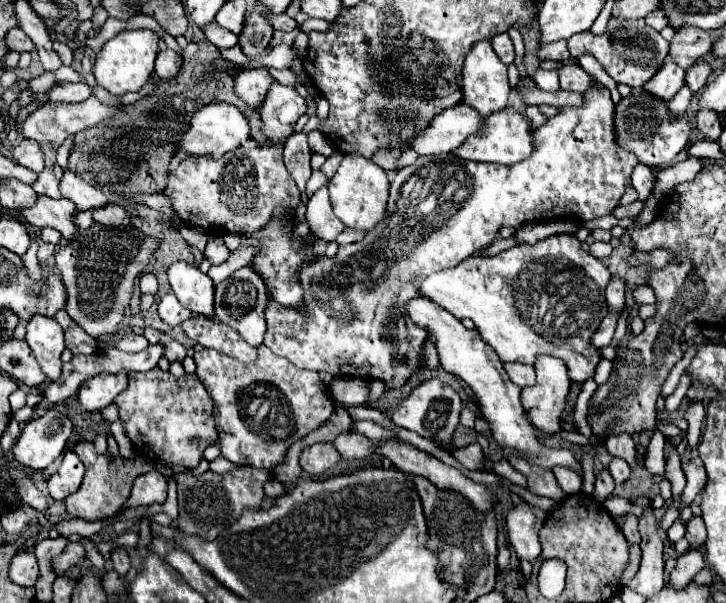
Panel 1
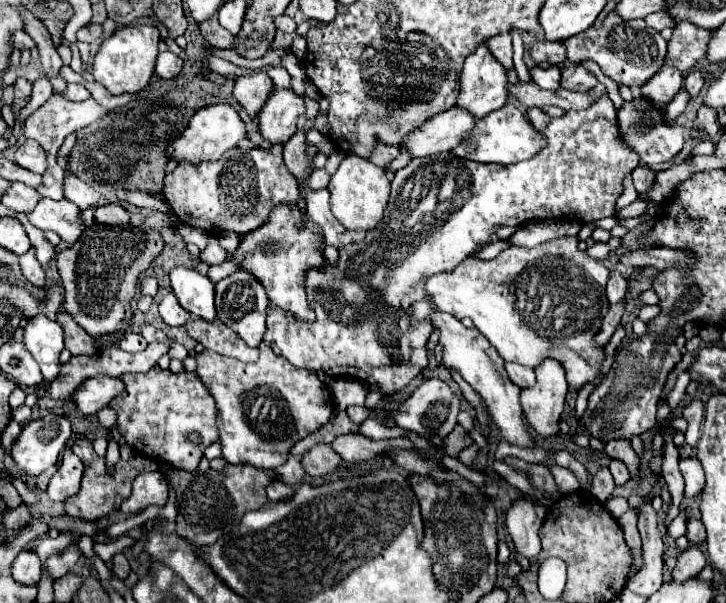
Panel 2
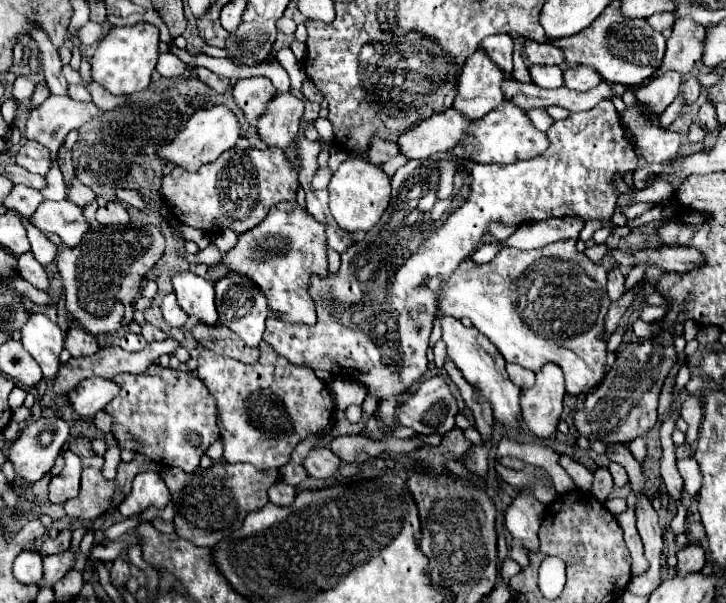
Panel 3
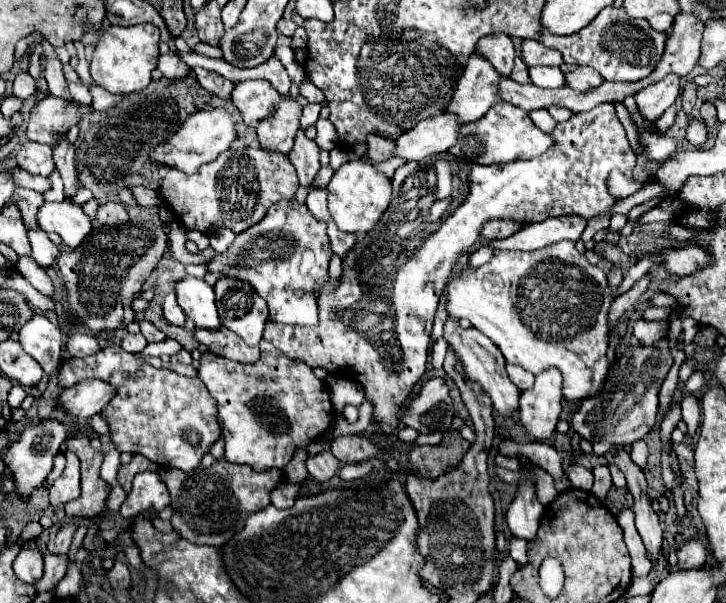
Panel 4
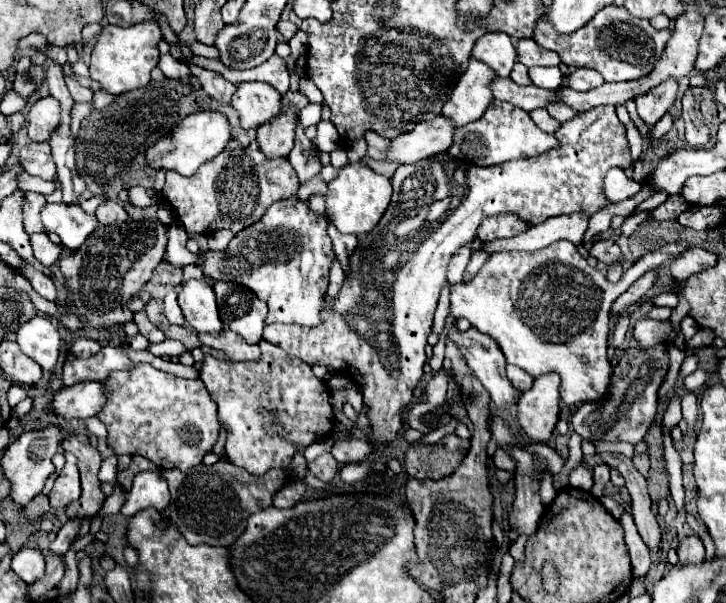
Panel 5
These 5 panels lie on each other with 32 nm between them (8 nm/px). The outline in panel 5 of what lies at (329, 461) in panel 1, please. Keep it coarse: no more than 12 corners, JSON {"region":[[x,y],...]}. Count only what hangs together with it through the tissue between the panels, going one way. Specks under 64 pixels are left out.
{"region":[[330,452],[308,466],[322,482],[338,474],[338,462]]}

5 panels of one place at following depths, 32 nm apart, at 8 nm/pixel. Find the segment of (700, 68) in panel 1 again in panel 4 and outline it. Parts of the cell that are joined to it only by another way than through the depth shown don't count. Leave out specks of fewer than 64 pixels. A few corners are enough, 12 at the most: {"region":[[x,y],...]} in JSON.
{"region":[[686,84],[682,94],[682,108],[692,114],[692,104],[696,102],[696,86]]}

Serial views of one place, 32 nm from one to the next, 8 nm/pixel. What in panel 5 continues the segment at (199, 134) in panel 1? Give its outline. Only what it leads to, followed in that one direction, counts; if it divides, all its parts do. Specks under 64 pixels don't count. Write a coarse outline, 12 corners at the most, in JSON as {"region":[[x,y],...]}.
{"region":[[220,112],[186,116],[146,166],[194,174],[232,140]]}

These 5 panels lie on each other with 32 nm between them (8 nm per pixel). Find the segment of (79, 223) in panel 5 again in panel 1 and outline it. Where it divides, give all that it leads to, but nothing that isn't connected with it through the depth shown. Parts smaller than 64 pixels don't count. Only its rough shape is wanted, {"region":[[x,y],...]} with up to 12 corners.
{"region":[[38,196],[22,210],[32,226],[54,228],[72,242],[76,206],[66,198]]}

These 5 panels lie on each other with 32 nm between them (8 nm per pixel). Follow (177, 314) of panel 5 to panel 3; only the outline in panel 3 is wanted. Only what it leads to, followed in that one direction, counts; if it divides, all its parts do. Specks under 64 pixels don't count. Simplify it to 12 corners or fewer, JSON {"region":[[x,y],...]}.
{"region":[[166,294],[162,314],[170,326],[184,326],[188,316],[176,302]]}

